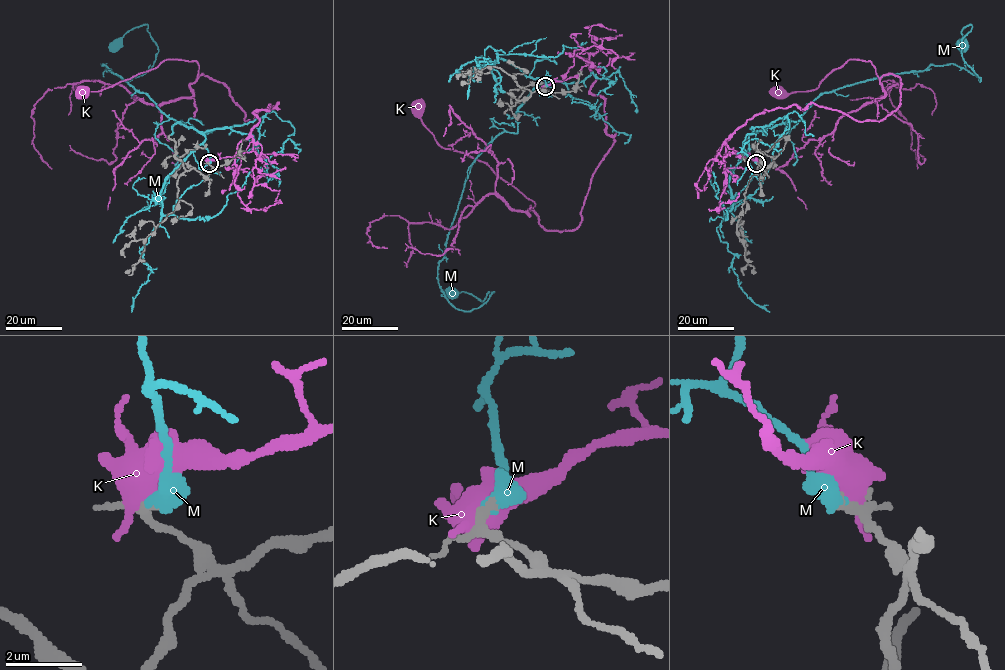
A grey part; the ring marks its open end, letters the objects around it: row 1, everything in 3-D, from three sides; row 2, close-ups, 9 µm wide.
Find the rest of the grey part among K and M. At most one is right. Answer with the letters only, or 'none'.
M

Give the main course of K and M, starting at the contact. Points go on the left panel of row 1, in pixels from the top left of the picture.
K: (208, 163), (250, 152), (254, 113), (277, 102), (245, 120), (223, 83), (180, 59), (82, 92)
M: (208, 163), (202, 134), (169, 118), (102, 65), (125, 80), (144, 74), (158, 47), (147, 24), (116, 44)

